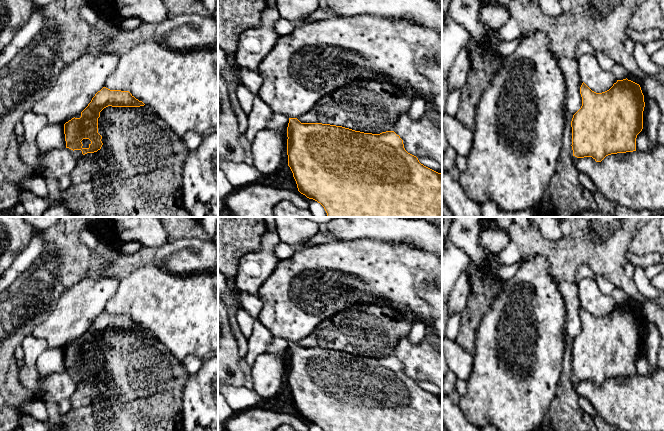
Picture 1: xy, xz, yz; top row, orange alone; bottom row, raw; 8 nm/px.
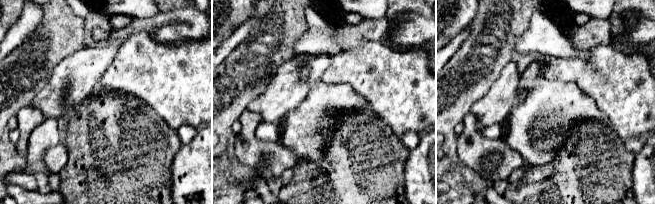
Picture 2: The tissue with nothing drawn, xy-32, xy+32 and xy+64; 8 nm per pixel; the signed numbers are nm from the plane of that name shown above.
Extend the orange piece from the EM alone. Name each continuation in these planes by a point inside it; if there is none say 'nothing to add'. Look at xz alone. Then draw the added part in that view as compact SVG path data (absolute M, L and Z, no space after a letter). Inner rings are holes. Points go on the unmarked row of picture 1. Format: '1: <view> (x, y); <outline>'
nothing to add

